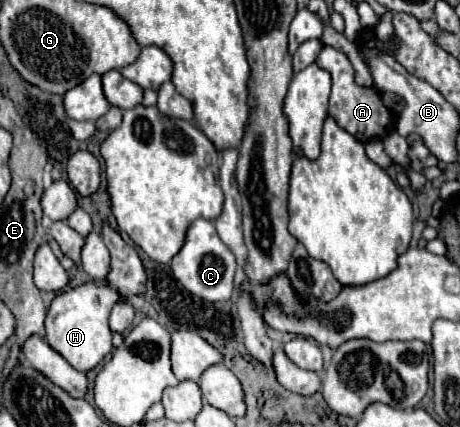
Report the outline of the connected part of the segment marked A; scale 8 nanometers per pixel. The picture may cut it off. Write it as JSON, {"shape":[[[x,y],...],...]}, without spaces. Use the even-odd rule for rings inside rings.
{"shape":[[[324,46],[316,64],[332,74],[332,94],[330,94],[330,110],[328,114],[338,122],[340,128],[354,134],[362,144],[372,140],[384,140],[394,130],[394,116],[390,108],[384,106],[380,94],[374,88],[356,84],[356,72],[348,60],[348,56],[332,46]]]}

